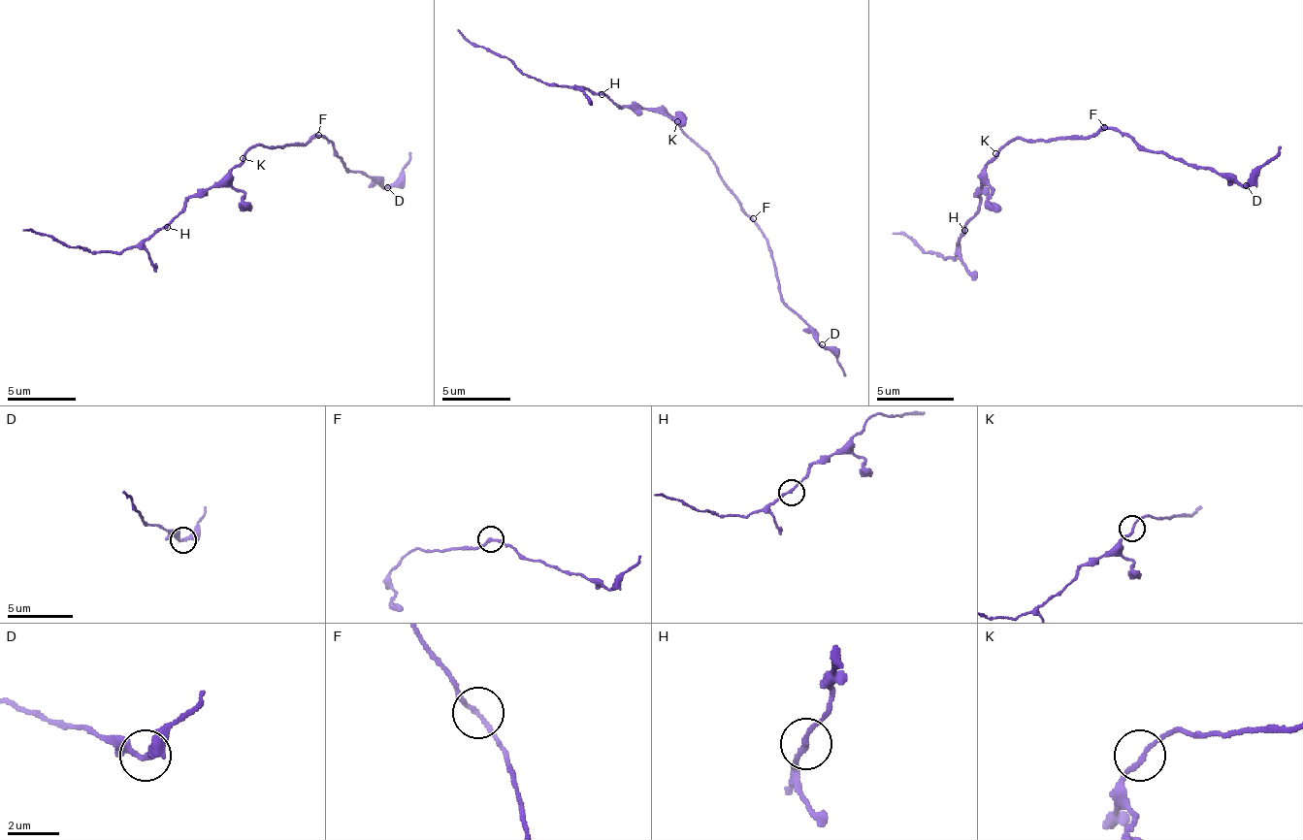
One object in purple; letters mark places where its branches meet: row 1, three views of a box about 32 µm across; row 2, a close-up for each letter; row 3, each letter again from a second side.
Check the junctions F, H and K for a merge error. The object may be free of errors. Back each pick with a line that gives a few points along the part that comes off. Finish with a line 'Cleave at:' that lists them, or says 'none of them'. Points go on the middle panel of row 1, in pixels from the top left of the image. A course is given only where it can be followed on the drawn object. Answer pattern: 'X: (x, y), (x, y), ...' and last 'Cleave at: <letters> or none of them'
Cleave at: none of them

